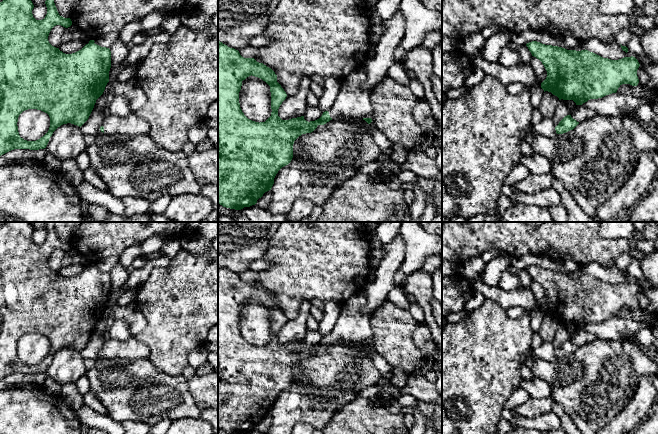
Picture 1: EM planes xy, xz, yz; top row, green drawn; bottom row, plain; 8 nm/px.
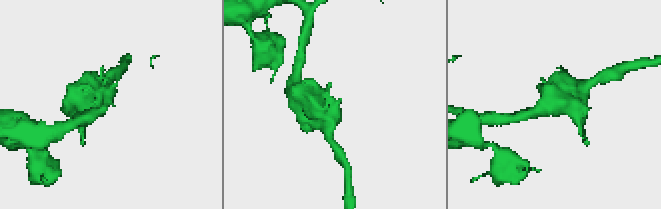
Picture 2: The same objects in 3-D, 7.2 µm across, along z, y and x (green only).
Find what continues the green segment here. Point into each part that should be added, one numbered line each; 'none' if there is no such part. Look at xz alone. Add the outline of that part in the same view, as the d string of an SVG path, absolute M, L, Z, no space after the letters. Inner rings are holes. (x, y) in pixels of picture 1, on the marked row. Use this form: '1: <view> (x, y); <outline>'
1: xz (353, 101); M364 69L354 70L344 78L342 88L328 110L330 117L355 121L359 121L363 117L374 117L370 103L372 89L366 83Z

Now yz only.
none

